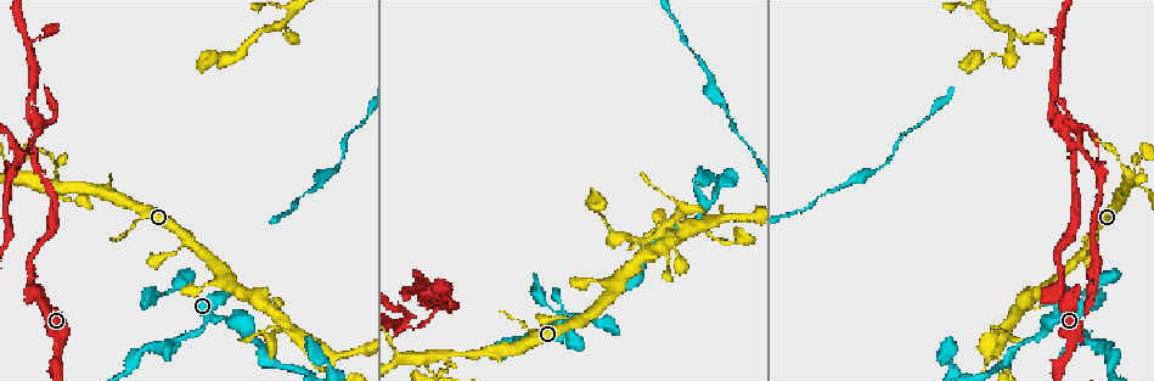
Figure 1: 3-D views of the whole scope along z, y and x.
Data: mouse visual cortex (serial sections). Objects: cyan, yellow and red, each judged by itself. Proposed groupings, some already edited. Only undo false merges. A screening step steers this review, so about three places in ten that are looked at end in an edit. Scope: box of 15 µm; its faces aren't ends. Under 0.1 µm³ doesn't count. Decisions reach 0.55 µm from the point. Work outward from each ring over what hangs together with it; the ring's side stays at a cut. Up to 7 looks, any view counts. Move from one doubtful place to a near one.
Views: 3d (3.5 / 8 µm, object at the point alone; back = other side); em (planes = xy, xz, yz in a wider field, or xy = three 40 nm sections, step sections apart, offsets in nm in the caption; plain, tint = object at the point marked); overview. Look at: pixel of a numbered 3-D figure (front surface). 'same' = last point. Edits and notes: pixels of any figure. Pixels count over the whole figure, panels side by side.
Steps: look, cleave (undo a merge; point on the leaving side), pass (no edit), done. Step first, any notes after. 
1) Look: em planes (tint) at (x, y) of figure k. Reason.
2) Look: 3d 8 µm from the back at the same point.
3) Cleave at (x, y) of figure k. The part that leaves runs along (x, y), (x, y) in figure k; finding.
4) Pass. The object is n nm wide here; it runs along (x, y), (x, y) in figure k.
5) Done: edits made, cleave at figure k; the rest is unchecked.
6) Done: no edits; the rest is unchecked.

Look: 3d 3.5 µm at (41, 123) of figure 1. Sharp bend.

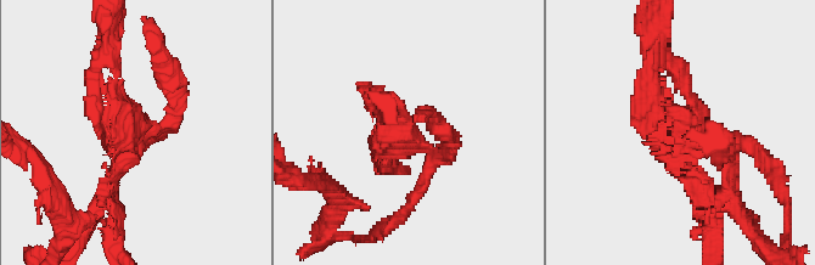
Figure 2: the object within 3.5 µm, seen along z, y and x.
Cleave at (168, 84) of figure 2. The part that leaves runs along (707, 134), (753, 145), (777, 186) in figure 2; two cells meet here.

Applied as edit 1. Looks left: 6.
Look: 3d 3.5 µm at (440, 353) of figure 1. Thin arm on a thick one.

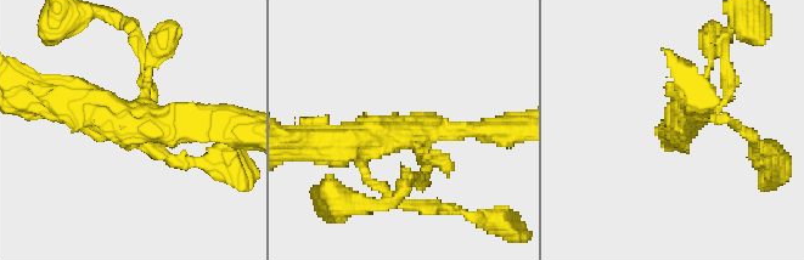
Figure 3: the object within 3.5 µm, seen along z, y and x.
Pass. It runs along (221, 126), (131, 126), (65, 101) in figure 3; all the same cell.

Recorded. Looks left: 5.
Look: 3d 3.5 µm from the back at (330, 363) of figure 1. Side arm on a straight run.

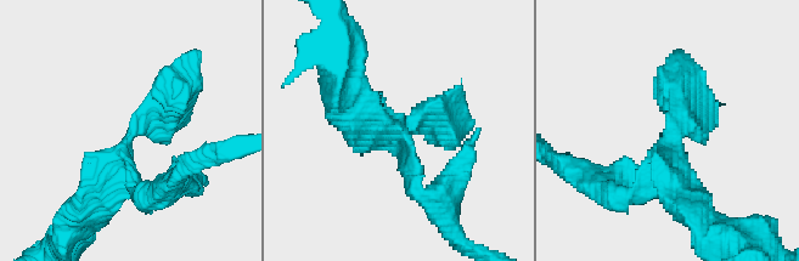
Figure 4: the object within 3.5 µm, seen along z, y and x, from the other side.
Look: em planes (tint) at (131, 135) of figure 4. Need the tissue.

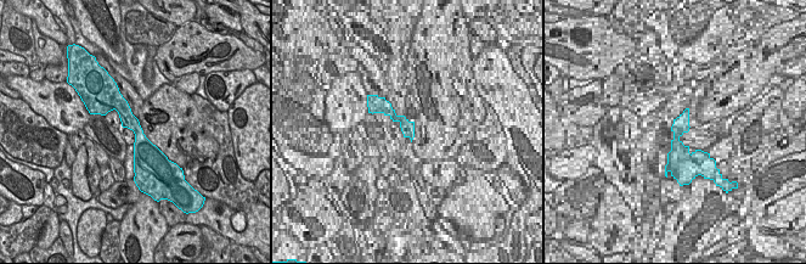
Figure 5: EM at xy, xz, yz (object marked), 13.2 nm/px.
Pass. The object is 220 nm wide here; it runs along (116, 95), (139, 133), (139, 167) in figure 5; one cell here.

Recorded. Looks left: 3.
Done: edits made, cleave at figure 2; the rest is unchecked.

